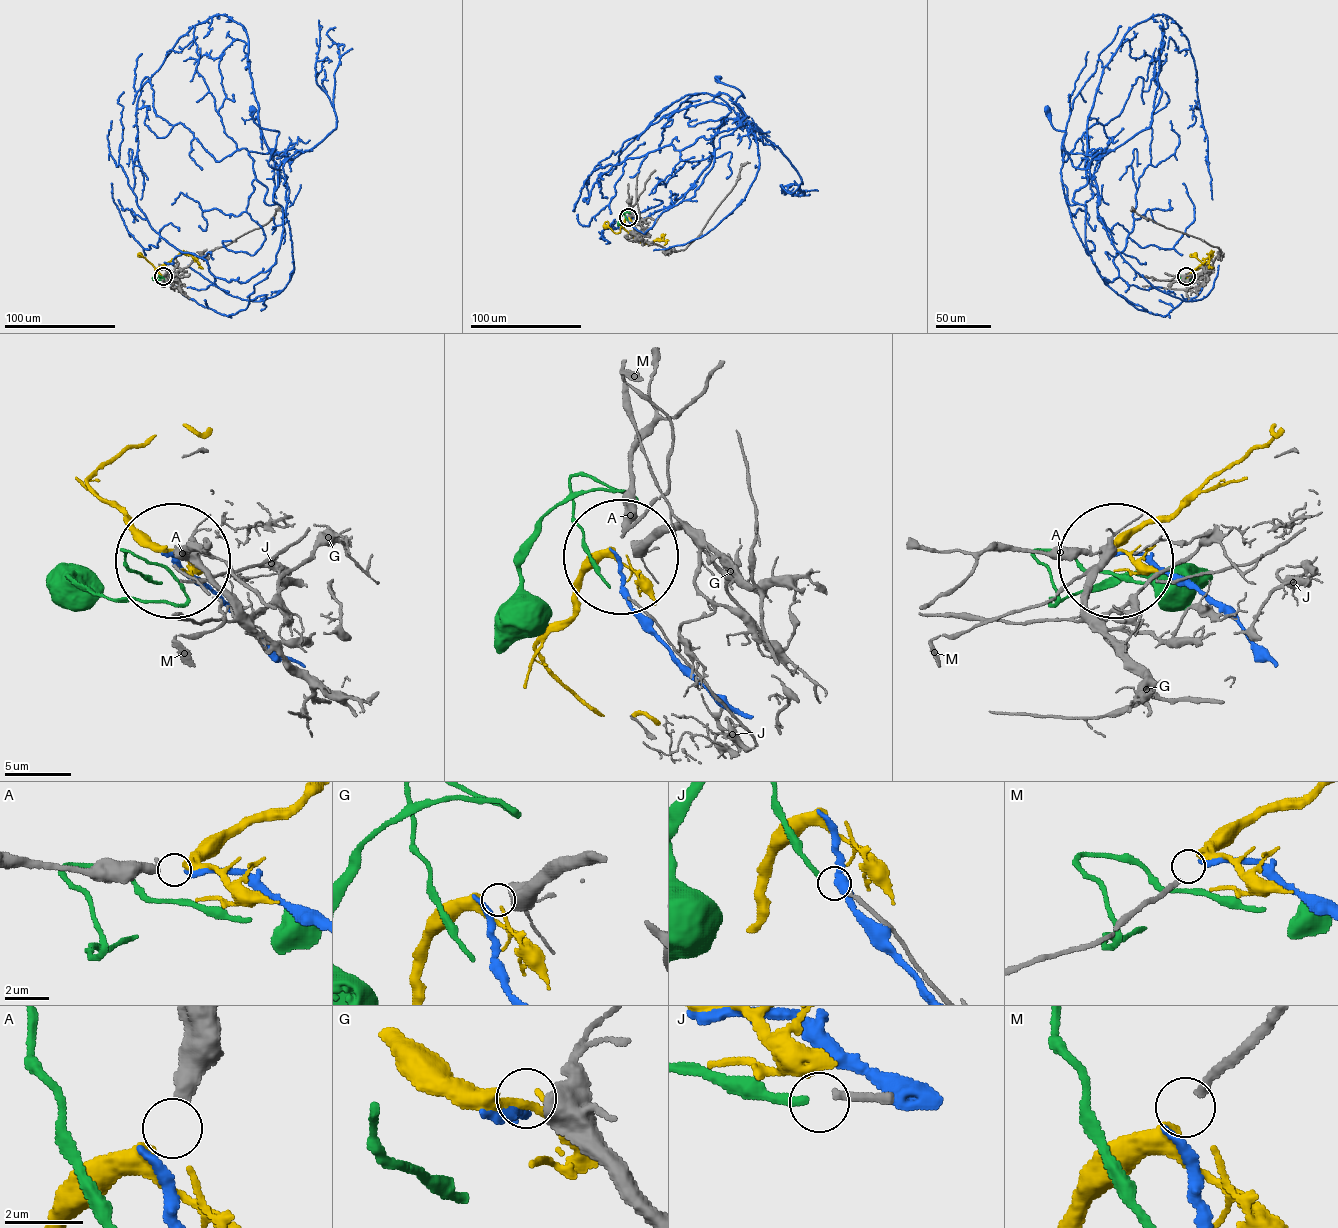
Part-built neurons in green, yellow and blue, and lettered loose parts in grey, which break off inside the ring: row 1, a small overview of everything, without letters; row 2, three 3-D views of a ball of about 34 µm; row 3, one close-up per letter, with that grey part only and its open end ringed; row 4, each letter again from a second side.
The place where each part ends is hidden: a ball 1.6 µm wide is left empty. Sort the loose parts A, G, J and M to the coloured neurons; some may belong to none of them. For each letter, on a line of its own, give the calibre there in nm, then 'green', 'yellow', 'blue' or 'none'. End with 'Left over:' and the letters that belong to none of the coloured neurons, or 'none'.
A: calibre 440 nm; blue
G: calibre 600 nm; yellow
J: calibre 200 nm; green
M: calibre 220 nm; none
Left over: M

